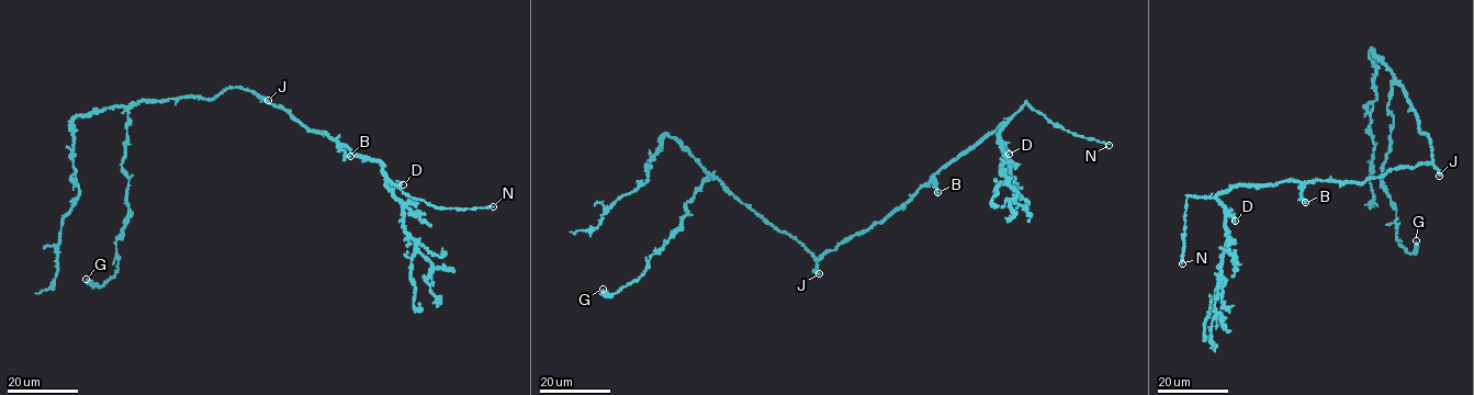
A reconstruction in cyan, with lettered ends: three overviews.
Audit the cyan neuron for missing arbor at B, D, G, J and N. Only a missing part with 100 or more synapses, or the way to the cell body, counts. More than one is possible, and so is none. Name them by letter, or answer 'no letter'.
J, N

